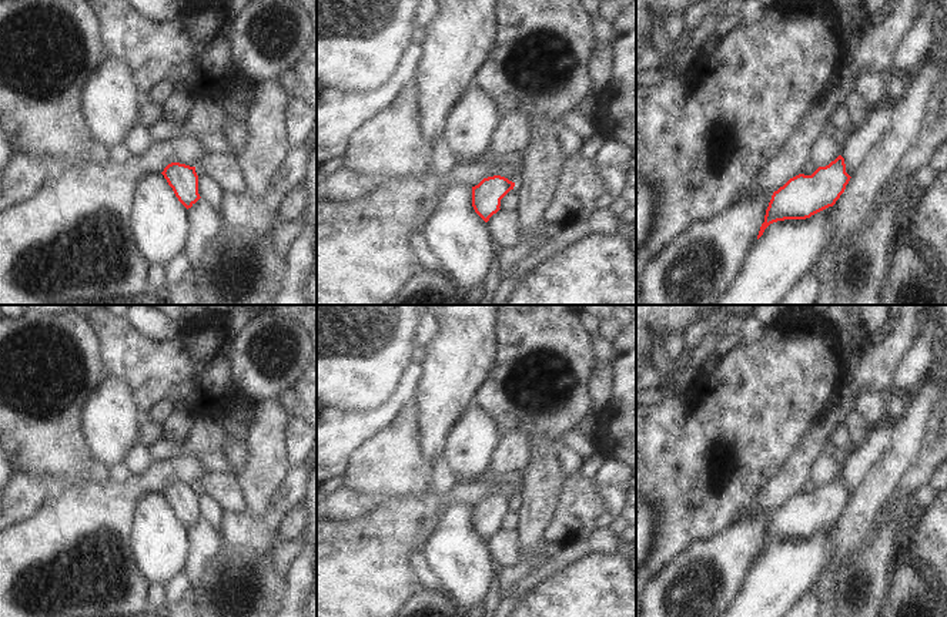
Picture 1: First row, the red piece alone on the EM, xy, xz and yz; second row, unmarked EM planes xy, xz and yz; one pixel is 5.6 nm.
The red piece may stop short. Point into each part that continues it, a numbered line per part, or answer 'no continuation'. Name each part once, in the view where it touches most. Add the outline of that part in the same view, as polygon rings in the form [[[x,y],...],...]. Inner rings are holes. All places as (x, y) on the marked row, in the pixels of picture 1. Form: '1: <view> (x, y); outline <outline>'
no continuation

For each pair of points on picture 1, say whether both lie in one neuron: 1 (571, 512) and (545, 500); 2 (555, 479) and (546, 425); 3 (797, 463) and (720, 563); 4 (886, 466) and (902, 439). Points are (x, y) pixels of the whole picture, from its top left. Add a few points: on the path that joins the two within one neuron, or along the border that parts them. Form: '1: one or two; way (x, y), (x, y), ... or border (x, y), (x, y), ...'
1: two; border (568, 476), (562, 486), (555, 515), (542, 536)
2: two; border (558, 442), (536, 436), (529, 443)
3: two; border (750, 505), (773, 510)
4: one; way (893, 459), (902, 450), (902, 446)

